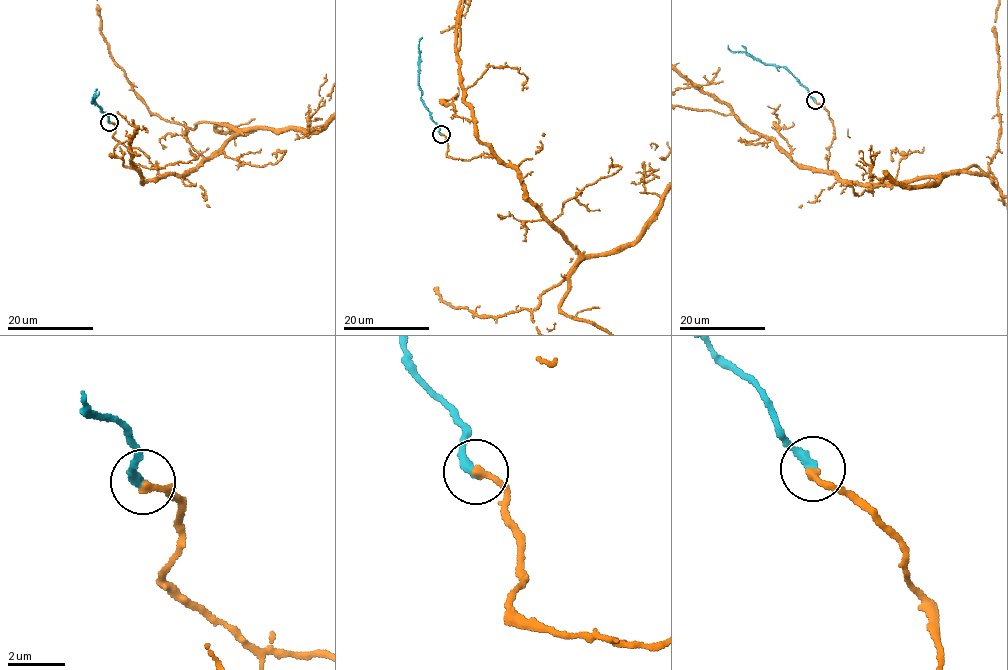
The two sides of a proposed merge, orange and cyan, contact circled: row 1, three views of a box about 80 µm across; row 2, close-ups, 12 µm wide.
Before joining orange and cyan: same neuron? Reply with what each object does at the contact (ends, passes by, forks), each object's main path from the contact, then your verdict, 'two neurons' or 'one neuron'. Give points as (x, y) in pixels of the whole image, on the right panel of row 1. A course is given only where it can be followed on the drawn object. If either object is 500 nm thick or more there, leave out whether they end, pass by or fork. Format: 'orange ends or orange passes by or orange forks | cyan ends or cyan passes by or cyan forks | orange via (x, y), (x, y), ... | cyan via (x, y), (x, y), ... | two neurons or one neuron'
orange ends | cyan ends | orange via (814, 101), (833, 126), (827, 169), (842, 180), (900, 185), (974, 164), (991, 173) | cyan via (814, 101), (784, 67), (764, 64), (744, 51), (733, 51), (728, 45) | one neuron

